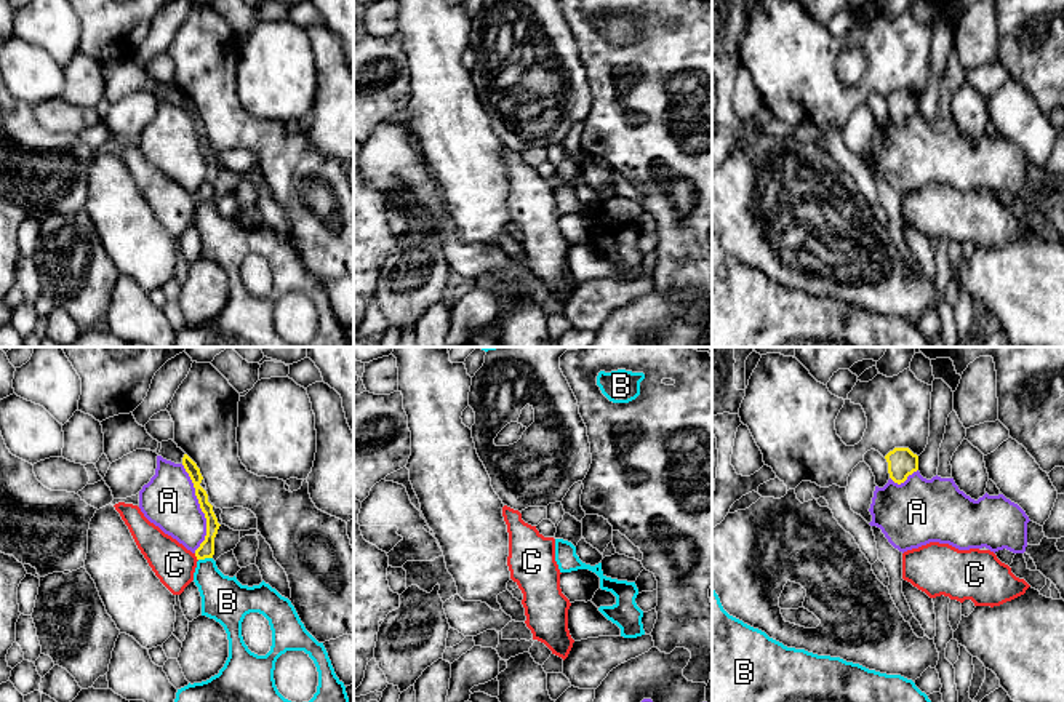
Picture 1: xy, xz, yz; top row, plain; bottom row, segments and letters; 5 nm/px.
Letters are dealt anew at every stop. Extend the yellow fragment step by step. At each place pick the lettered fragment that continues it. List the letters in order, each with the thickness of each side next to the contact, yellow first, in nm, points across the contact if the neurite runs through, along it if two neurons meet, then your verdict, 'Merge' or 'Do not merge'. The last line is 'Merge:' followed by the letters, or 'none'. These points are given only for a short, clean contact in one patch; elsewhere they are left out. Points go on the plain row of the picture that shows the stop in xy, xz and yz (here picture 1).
A: Thickness 80 nm (yellow) against 280 nm. Do not merge
B: Thickness 80 nm (yellow) against 220 nm. Boundary: xy (212, 199), (199, 202). Do not merge
C: Thickness 80 nm (yellow) against 200 nm. Boundary: xy (194, 195), (197, 202). Do not merge
Merge: none

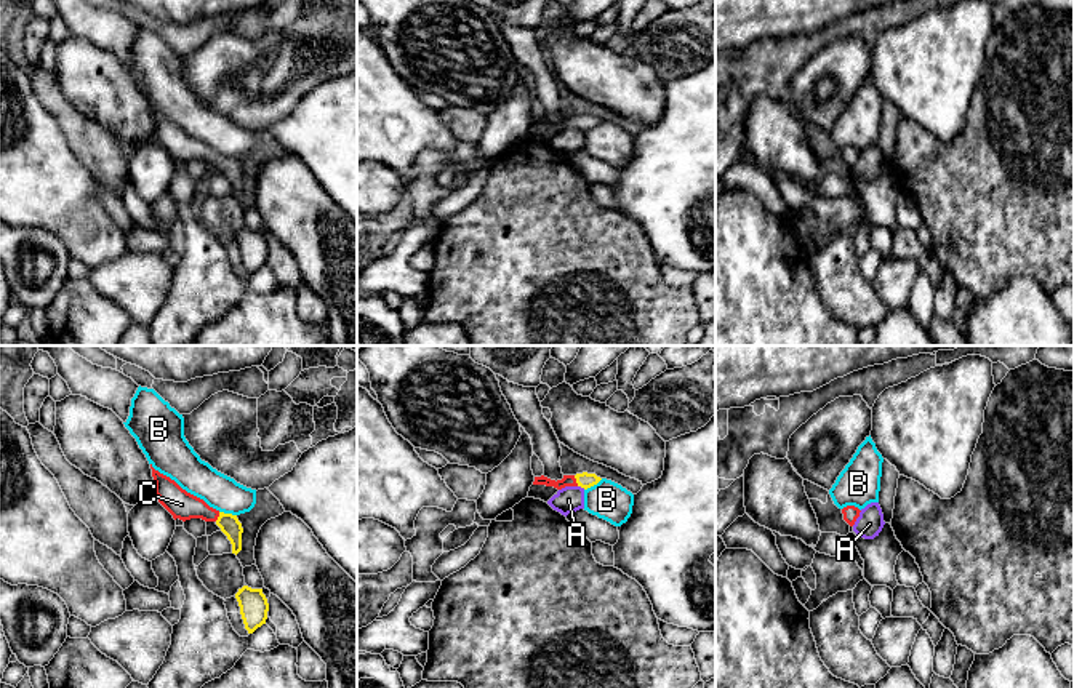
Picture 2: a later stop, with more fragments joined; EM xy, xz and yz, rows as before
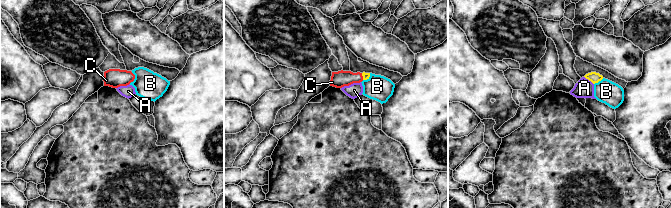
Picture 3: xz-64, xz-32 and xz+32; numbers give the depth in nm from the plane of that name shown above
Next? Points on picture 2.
A: Thickness 80 nm (yellow) against 130 nm. Boundary: xz (578, 127), (585, 130). Do not merge
B: Thickness 80 nm (yellow) against 190 nm. Boundary: xz (602, 120), (585, 132). Do not merge
C: Thickness 80 nm (yellow) against 60 nm. Path across: xz (585, 122), (577, 122), (569, 122). Merge
Merge: C

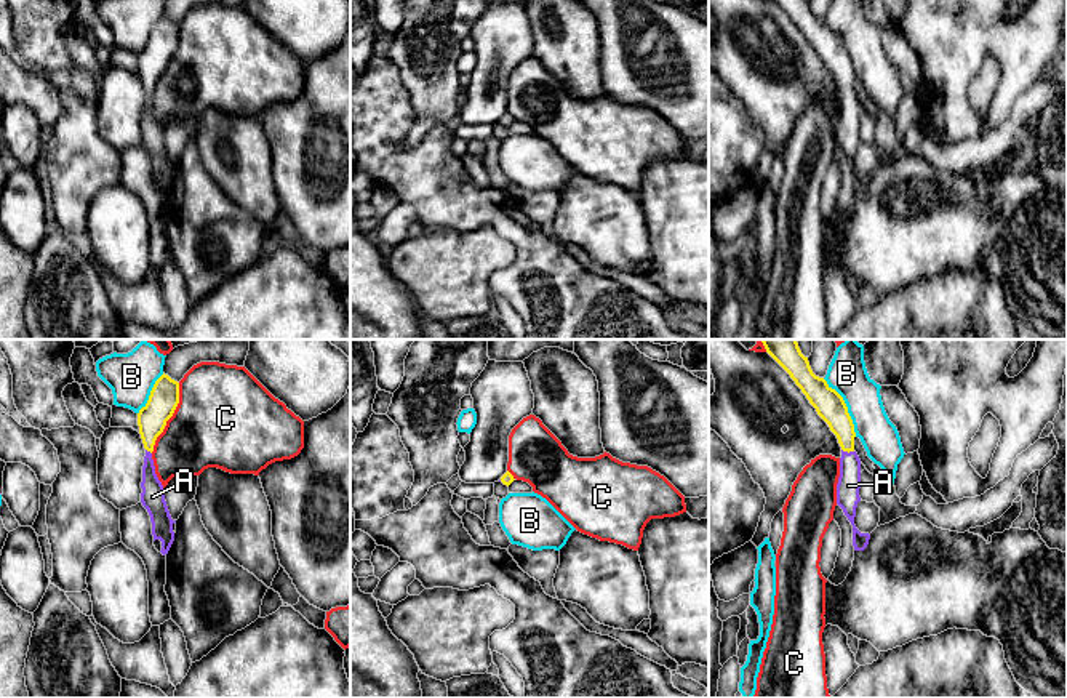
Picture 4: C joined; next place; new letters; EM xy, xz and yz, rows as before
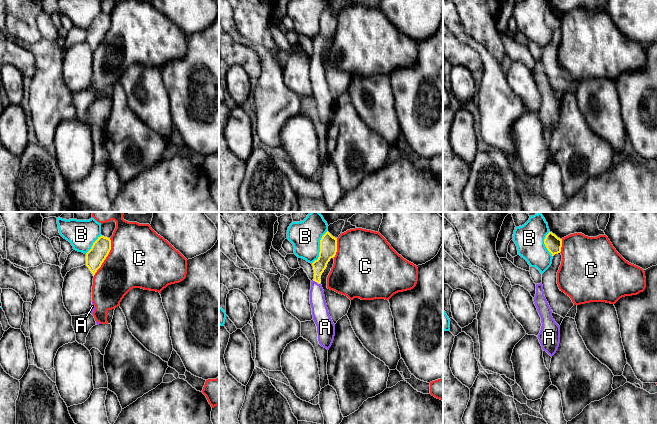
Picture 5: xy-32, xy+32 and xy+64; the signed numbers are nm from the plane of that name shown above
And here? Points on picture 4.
A: Thickness 150 nm (yellow) against 120 nm. Path across: yz (831, 48), (845, 72), (848, 93), (848, 127). Merge
B: Thickness 150 nm (yellow) against 190 nm. Do not merge
C: Thickness 150 nm (yellow) against 460 nm. Do not merge
Merge: A

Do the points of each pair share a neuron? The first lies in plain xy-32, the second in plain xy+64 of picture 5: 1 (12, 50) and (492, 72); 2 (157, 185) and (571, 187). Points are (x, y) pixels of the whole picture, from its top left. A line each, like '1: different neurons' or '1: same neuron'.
1: different neurons
2: different neurons

